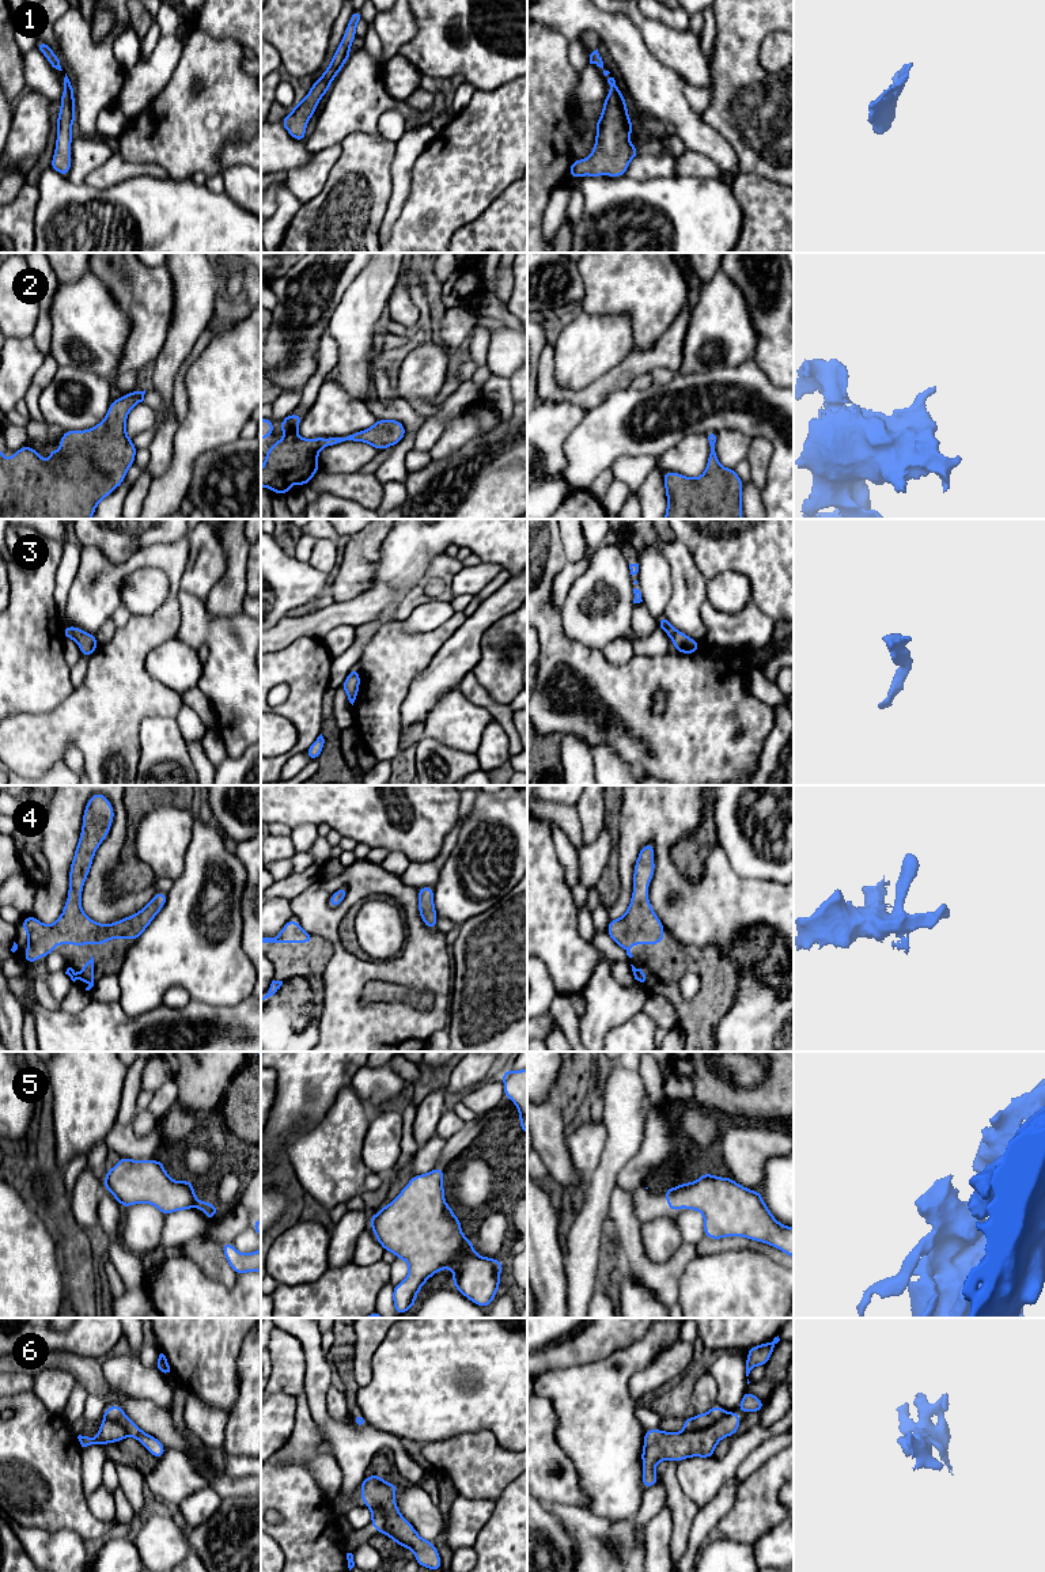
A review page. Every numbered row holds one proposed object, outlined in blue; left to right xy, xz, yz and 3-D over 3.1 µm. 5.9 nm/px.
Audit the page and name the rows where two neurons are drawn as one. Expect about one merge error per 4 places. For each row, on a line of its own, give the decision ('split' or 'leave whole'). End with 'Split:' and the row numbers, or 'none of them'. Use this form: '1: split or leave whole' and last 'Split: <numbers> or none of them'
1: leave whole
2: leave whole
3: leave whole
4: leave whole
5: leave whole
6: split
Split: 6

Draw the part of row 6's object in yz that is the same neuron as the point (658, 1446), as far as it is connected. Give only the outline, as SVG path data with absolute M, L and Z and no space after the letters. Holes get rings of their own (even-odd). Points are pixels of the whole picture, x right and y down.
M734 1410L709 1427L693 1432L647 1429L641 1452L643 1488L658 1484L655 1466L660 1461L679 1462L692 1457L713 1458L716 1444L726 1436L734 1436L741 1424L742 1421Z

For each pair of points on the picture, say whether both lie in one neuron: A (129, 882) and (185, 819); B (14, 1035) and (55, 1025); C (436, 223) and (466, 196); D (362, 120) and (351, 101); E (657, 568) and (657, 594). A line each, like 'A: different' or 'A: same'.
A: different
B: different
C: same
D: same
E: same

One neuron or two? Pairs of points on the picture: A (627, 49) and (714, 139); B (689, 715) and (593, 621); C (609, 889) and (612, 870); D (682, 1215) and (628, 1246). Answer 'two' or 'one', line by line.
A: one
B: two
C: one
D: two

